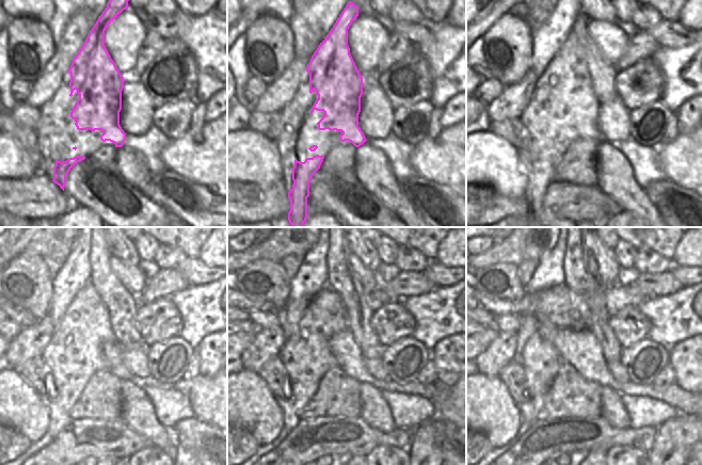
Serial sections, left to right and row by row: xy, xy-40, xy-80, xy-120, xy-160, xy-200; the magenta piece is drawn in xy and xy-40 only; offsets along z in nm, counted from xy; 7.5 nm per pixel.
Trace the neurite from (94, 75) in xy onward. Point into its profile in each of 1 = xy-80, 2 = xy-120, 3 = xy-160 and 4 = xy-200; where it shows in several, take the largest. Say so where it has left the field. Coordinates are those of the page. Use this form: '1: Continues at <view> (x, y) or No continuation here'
1: Continues at xy-80 (576, 107)
2: Continues at xy-120 (91, 327)
3: Continues at xy-160 (322, 324)
4: Continues at xy-200 (538, 401)

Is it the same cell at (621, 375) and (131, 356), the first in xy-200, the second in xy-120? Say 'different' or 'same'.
same

